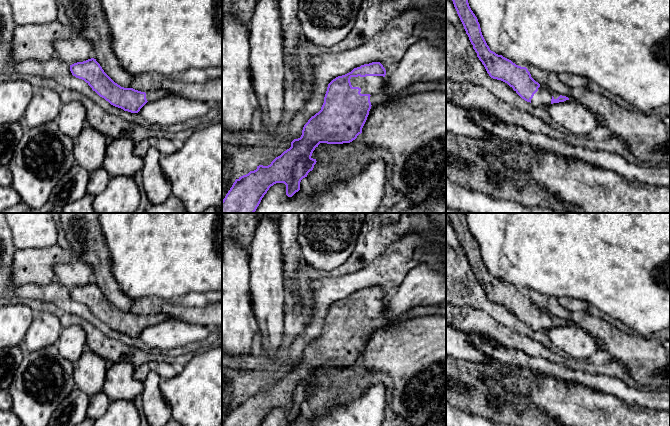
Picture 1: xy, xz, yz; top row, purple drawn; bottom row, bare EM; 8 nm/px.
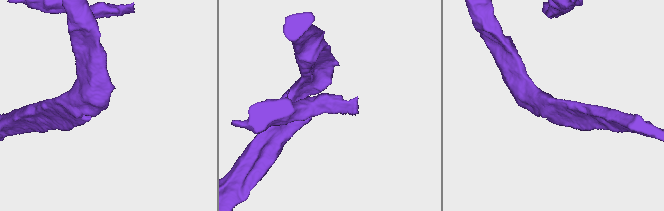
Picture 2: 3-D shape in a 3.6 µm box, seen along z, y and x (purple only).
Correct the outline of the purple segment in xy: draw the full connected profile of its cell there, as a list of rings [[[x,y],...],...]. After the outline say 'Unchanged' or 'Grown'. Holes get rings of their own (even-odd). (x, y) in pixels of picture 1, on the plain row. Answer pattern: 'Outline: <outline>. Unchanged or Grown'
Outline: [[[94,282],[70,289],[70,295],[76,302],[84,304],[93,315],[111,329],[131,337],[138,337],[147,326],[172,319],[164,313],[141,316],[133,312],[121,311],[104,296]]]. Grown

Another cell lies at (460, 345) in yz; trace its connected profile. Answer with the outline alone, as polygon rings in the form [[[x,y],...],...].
[[[446,325],[446,355],[458,360],[479,364],[482,368],[495,368],[499,363],[477,346],[479,335],[473,335]]]

